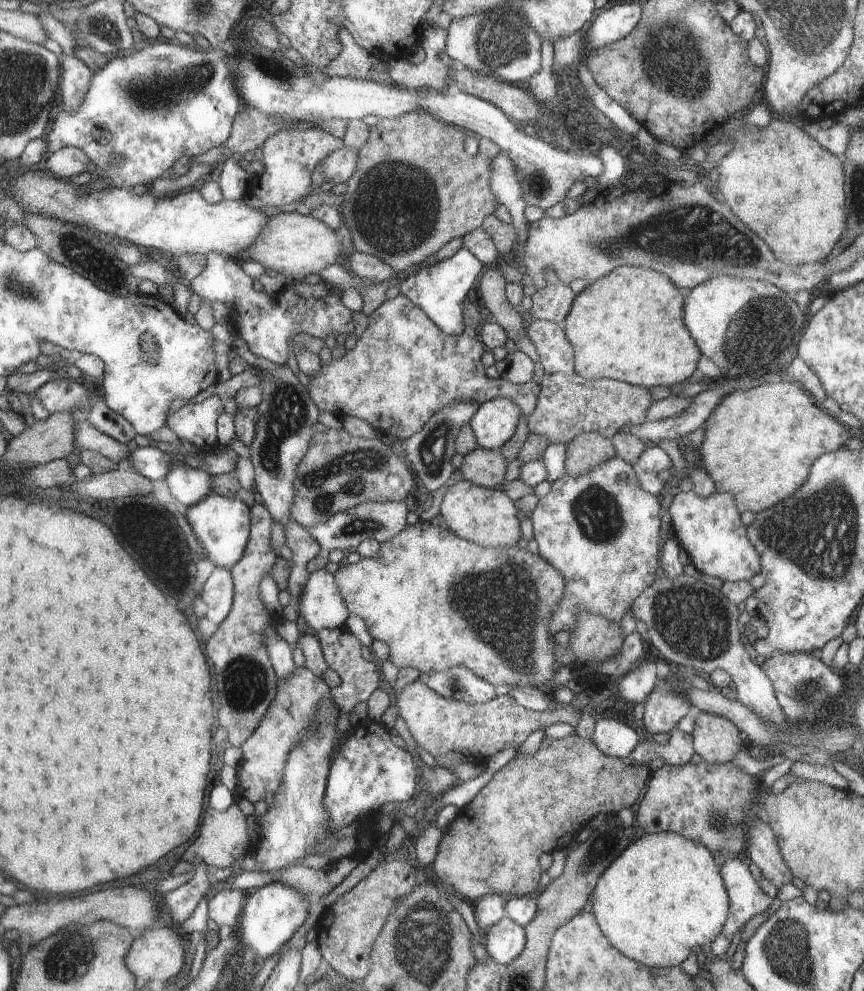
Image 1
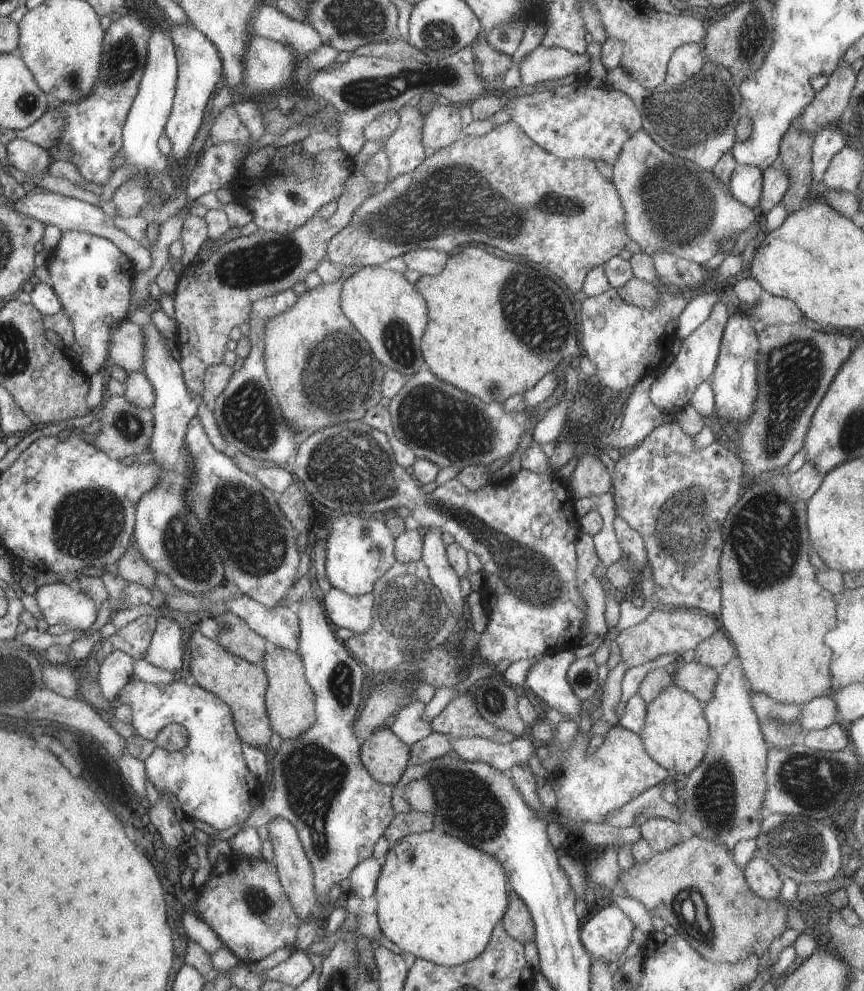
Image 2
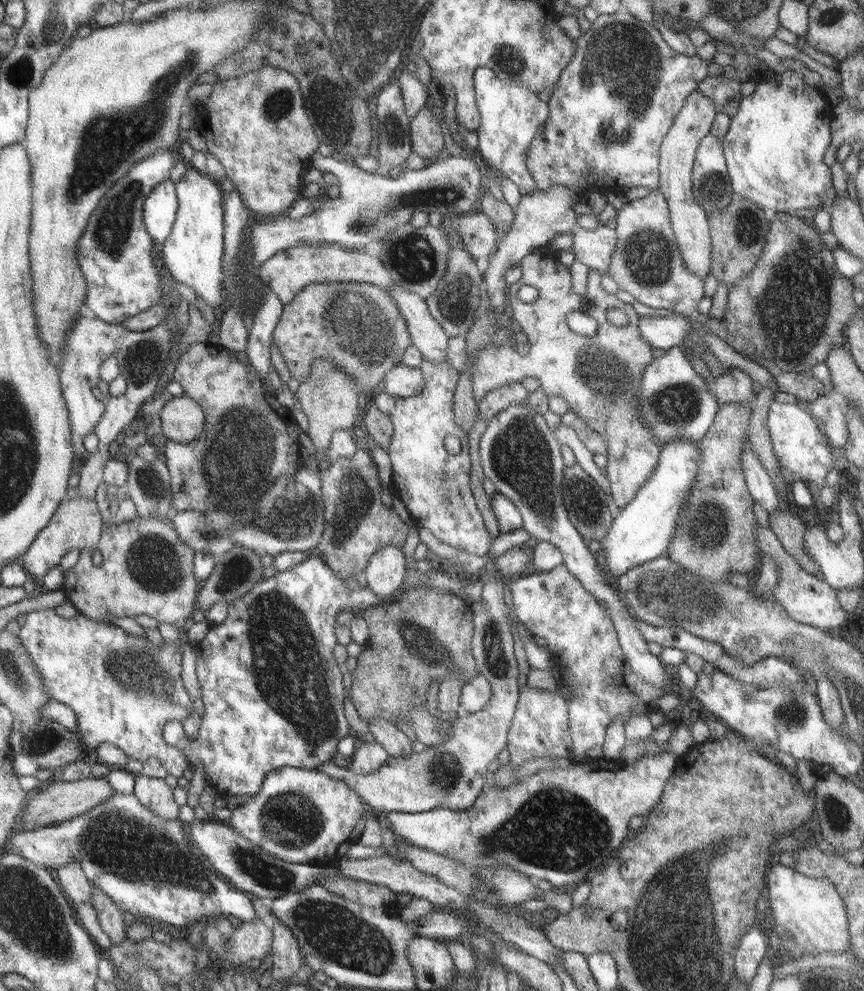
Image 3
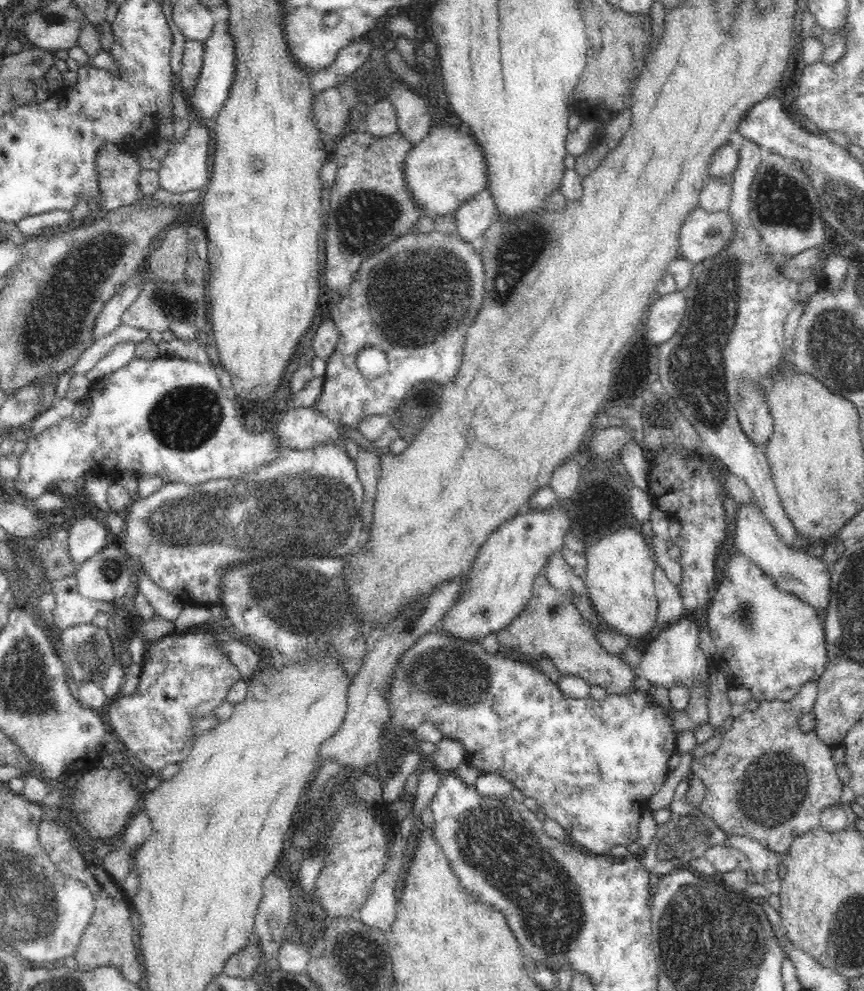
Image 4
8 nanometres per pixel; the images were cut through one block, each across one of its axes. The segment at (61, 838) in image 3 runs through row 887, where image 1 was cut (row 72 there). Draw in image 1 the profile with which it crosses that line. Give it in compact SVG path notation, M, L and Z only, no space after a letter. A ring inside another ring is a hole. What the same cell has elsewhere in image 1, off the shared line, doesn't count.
M167 41L156 42L156 44L151 45L141 50L124 53L123 58L118 54L118 58L114 56L104 68L100 68L98 72L94 72L92 86L88 88L88 92L86 92L82 104L78 106L78 110L72 112L72 114L66 112L66 110L60 110L57 114L58 116L56 116L56 120L54 120L54 124L52 124L52 130L46 136L49 154L64 147L76 147L87 153L91 162L96 164L98 170L92 173L92 182L89 182L85 186L87 188L126 188L132 191L134 186L138 186L138 184L154 183L156 179L162 177L162 174L166 170L172 167L178 158L182 158L184 154L188 154L188 156L200 156L200 154L208 152L210 148L220 147L231 138L230 128L232 128L232 120L235 120L240 112L240 94L238 86L234 88L234 82L232 82L232 70L230 68L234 68L236 64L230 66L230 56L228 56L230 52L226 52L222 48L214 48L212 52L200 52L200 48L195 49L192 46L172 44L172 42Z

